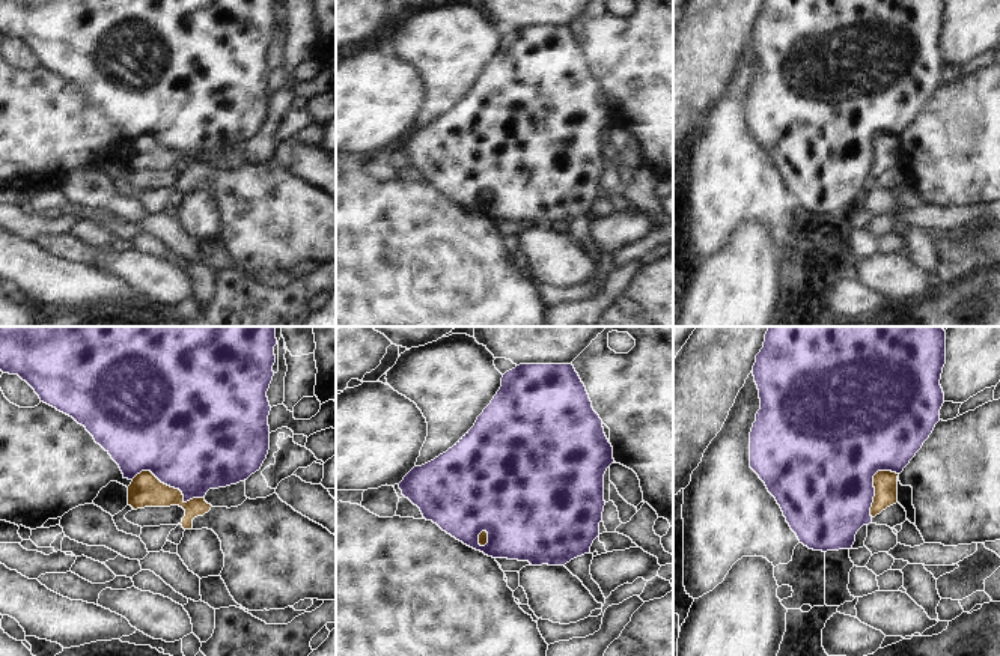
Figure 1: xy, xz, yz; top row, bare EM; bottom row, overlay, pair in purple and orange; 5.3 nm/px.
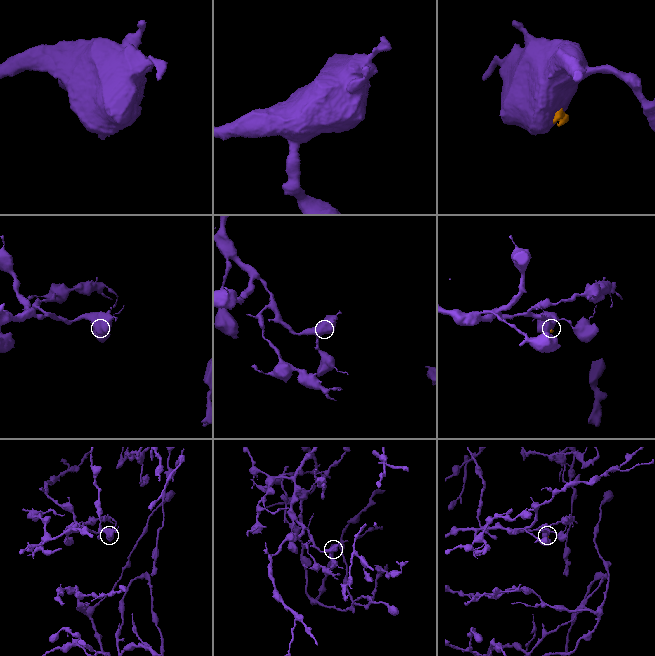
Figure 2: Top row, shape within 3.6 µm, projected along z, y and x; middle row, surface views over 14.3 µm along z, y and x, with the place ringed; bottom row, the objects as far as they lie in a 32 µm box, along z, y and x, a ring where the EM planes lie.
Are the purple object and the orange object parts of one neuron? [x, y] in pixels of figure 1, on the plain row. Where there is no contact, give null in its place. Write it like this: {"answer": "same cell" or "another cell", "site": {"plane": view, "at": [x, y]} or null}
{"answer": "another cell", "site": {"plane": "xy", "at": [170, 149]}}

